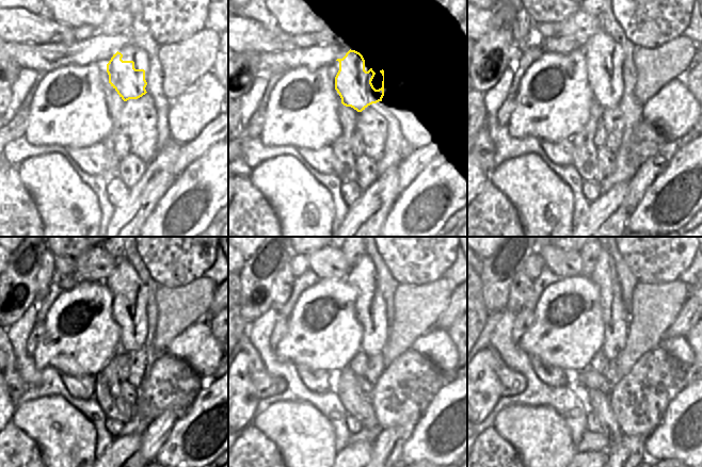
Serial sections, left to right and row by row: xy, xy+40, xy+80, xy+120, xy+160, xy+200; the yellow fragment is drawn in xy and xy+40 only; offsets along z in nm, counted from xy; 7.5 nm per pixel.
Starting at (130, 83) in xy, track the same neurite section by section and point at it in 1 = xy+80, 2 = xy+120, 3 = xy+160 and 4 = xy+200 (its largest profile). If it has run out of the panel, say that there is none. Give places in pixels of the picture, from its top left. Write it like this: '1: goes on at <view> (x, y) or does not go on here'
1: goes on at xy+80 (604, 94)
2: goes on at xy+120 (132, 337)
3: goes on at xy+160 (376, 336)
4: goes on at xy+200 (616, 336)

